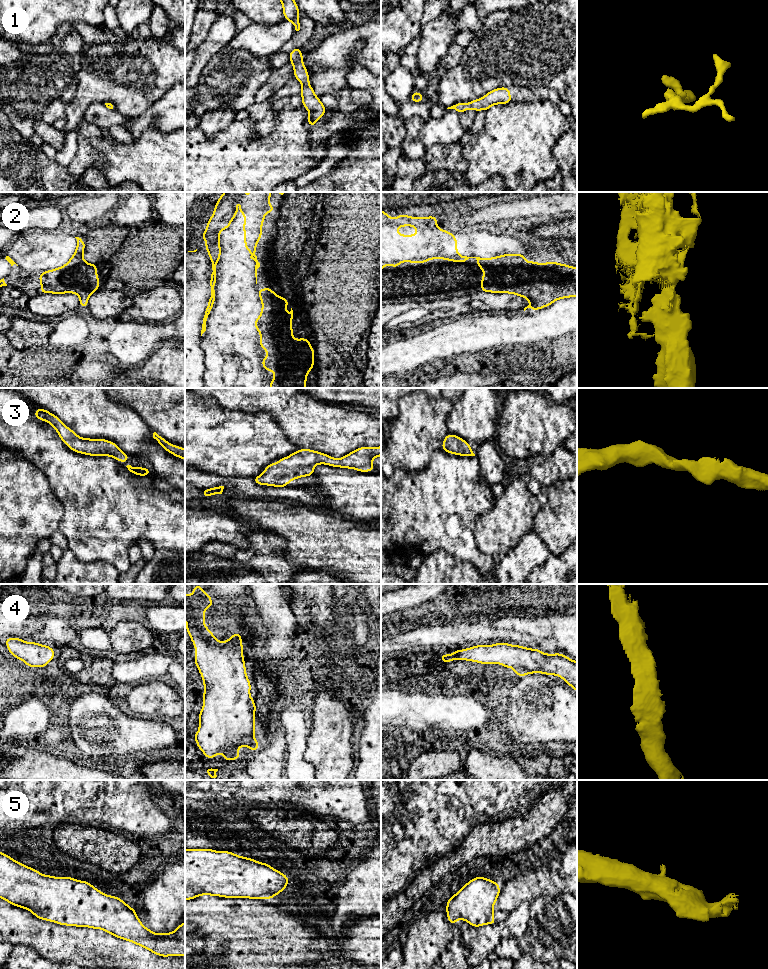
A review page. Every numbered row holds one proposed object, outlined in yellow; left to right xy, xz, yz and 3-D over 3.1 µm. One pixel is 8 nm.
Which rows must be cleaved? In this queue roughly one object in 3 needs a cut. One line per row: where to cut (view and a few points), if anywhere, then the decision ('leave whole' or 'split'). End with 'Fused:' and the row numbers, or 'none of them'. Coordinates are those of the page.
1: cut none; leave whole
2: cut xz (276, 295), (262, 316), (260, 333); split
3: cut none; leave whole
4: cut none; leave whole
5: cut none; leave whole
Fused: 2

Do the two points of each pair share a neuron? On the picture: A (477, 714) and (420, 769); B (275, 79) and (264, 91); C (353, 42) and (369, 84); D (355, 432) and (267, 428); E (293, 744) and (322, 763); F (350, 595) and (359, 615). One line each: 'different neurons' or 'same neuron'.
A: different neurons
B: same neuron
C: different neurons
D: different neurons
E: different neurons
F: different neurons

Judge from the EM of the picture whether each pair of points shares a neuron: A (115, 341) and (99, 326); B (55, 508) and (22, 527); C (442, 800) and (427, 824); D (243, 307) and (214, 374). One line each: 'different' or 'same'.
A: different
B: same
C: different
D: same

